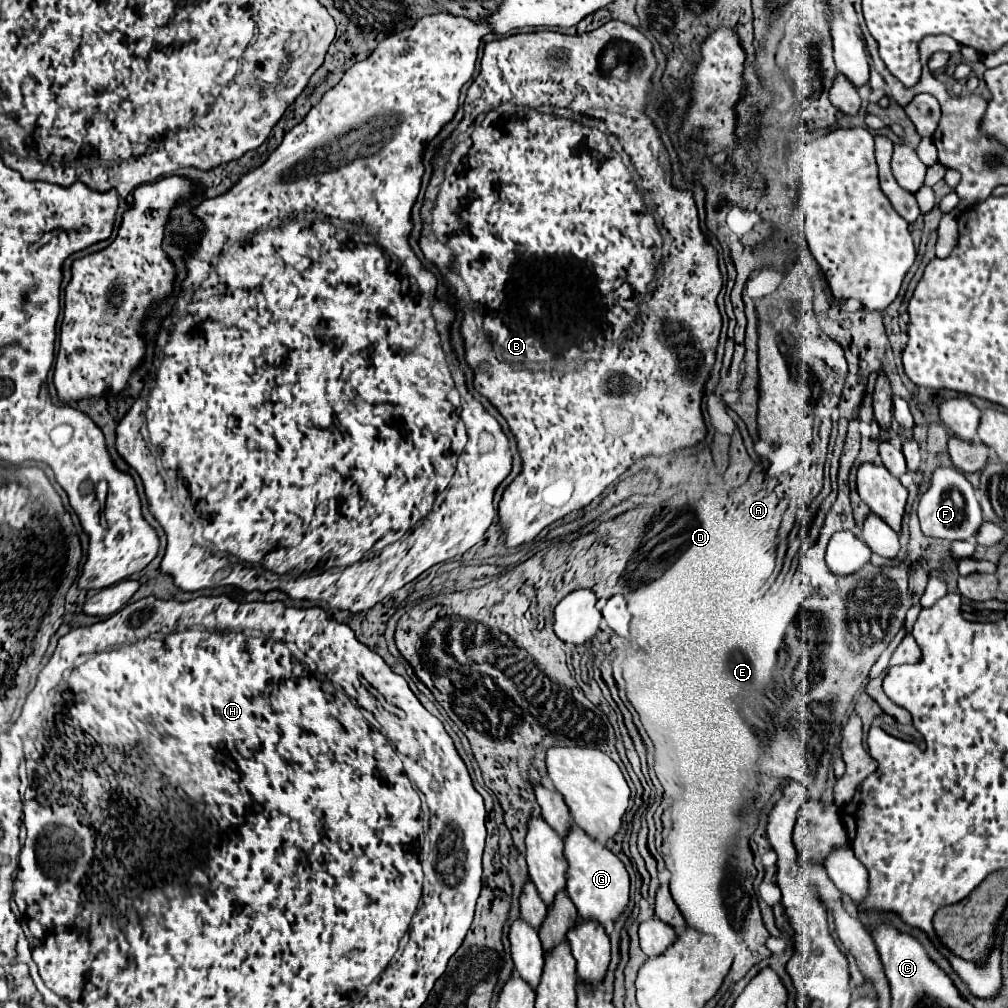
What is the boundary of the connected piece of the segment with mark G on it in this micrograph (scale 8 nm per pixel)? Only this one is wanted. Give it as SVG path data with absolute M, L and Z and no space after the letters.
M575 822L563 838L563 856L567 860L567 894L579 910L581 918L593 918L603 926L613 922L629 902L629 874L623 862L607 850L605 844L589 838Z

